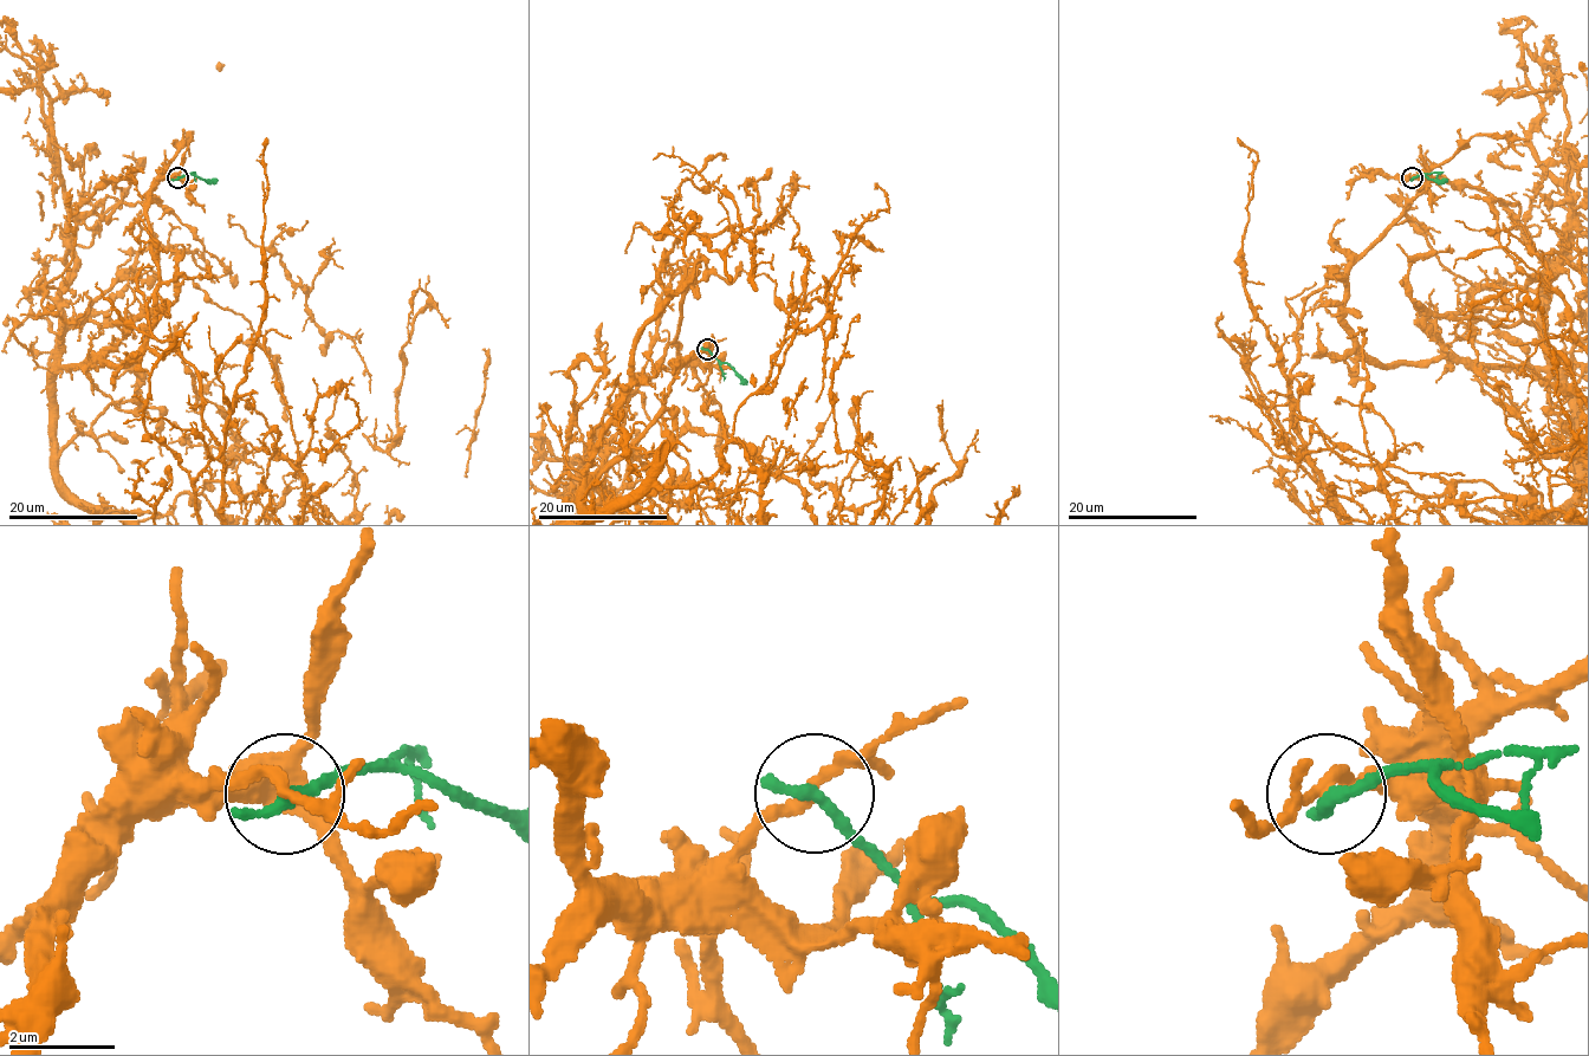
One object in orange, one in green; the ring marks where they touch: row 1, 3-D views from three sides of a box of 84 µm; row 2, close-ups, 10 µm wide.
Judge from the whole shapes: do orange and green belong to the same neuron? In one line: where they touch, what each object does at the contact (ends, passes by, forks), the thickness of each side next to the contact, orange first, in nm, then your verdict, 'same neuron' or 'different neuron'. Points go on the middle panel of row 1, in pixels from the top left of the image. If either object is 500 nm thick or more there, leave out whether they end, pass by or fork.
(707, 349) | orange forks | green ends | 190/280 nm | different neuron

